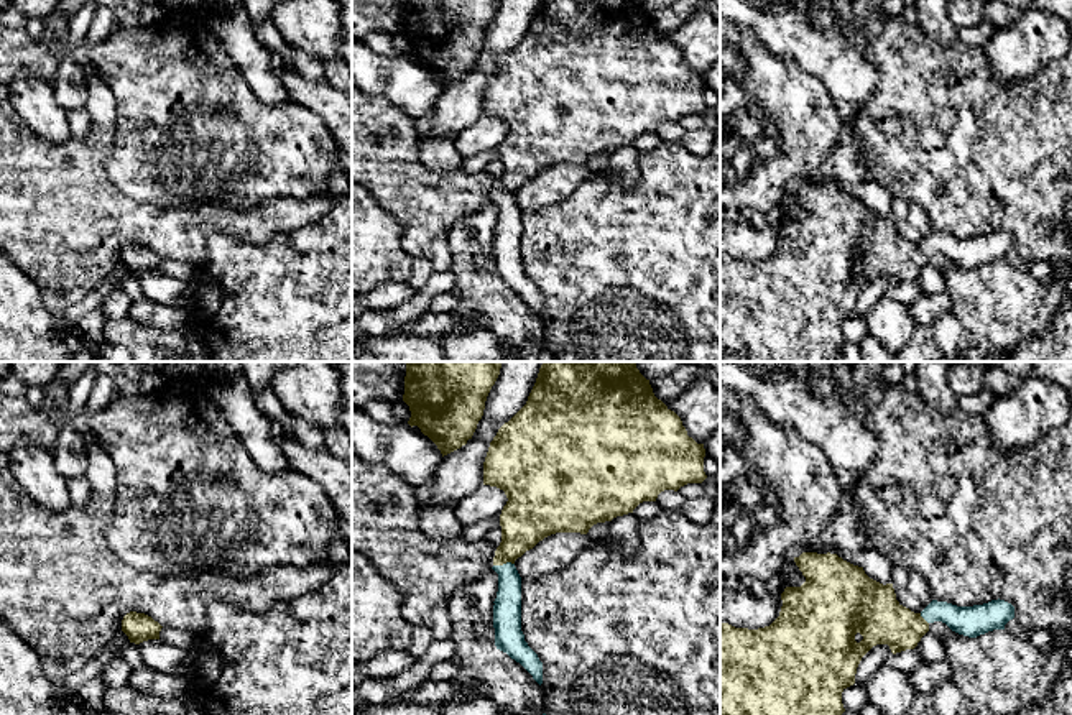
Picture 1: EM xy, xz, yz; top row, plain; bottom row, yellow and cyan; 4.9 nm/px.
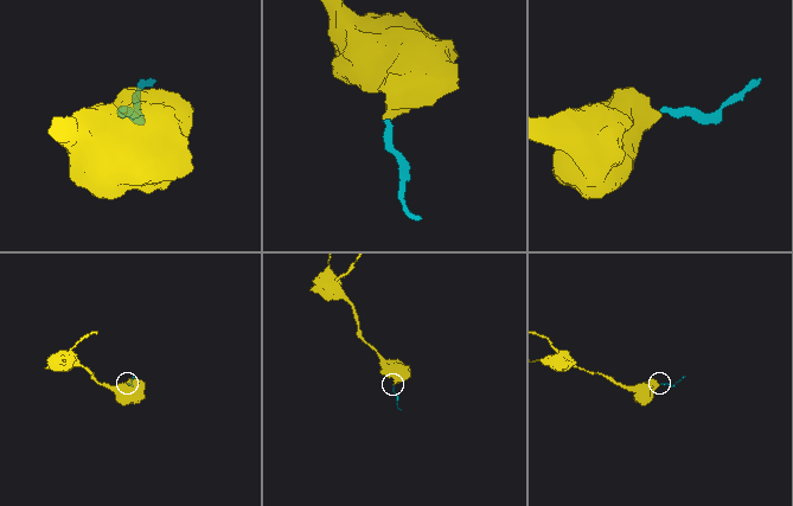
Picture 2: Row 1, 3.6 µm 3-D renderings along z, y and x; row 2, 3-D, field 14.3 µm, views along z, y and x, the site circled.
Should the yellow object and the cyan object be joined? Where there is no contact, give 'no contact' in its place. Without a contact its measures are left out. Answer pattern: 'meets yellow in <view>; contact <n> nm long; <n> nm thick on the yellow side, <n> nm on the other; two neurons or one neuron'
meets yellow in xz; contact 110 nm long; 260 nm thick on the yellow side, 140 nm on the other; one neuron

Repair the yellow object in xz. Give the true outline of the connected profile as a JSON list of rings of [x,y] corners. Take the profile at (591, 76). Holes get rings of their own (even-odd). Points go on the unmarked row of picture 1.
[[[539,0],[526,36],[498,61],[483,94],[483,117],[503,122],[508,130],[500,146],[501,174],[492,199],[498,205],[493,233],[497,281],[520,294],[541,317],[543,294],[521,263],[521,209],[515,192],[551,166],[587,166],[597,155],[633,145],[643,133],[656,133],[664,122],[702,115],[707,110],[704,89],[704,76],[687,67],[681,49],[654,28],[638,0]]]

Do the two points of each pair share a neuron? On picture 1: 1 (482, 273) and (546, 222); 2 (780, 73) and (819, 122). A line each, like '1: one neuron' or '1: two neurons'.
1: two neurons
2: one neuron

